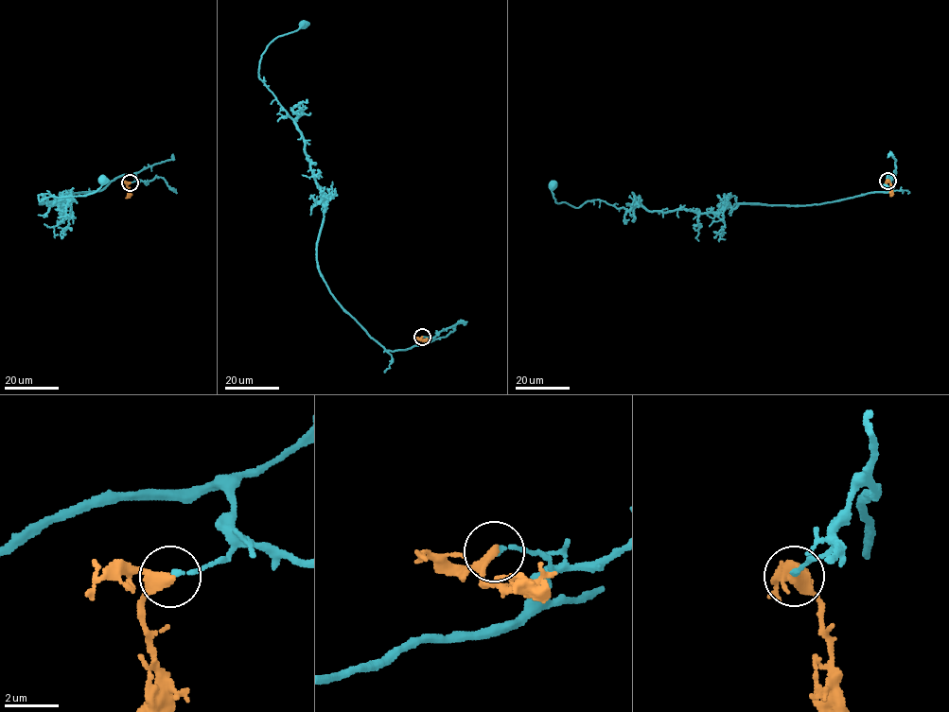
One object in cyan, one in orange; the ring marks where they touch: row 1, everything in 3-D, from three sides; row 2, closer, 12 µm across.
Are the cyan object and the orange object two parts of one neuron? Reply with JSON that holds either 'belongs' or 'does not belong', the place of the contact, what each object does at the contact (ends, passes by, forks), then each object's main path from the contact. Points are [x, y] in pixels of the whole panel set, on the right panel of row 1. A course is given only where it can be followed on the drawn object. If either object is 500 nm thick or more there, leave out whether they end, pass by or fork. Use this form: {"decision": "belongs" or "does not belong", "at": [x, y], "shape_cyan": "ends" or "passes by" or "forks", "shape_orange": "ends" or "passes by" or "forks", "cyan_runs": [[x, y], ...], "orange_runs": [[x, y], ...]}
{"decision": "does not belong", "at": [887, 181], "shape_cyan": "ends", "shape_orange": "passes by", "cyan_runs": [[888, 181], [895, 172], [887, 192], [821, 204], [702, 213], [591, 199], [575, 207], [555, 202], [554, 181]], "orange_runs": [[887, 181], [890, 183], [890, 196]]}

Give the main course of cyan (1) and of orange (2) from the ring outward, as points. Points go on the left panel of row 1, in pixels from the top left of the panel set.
1: (131, 182), (134, 174), (122, 175), (40, 203), (63, 209), (38, 196), (86, 196), (103, 175)
2: (130, 182), (125, 198)

